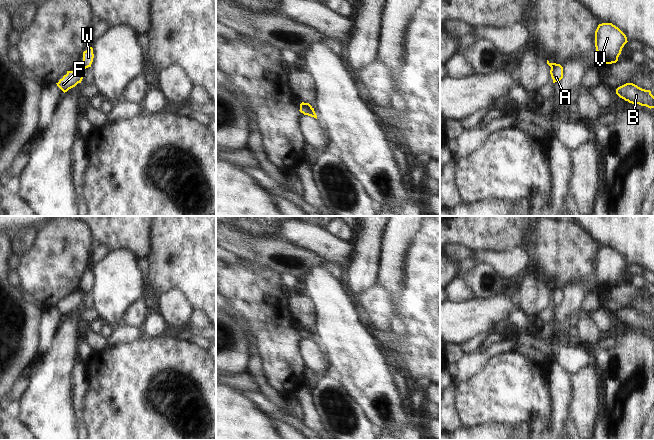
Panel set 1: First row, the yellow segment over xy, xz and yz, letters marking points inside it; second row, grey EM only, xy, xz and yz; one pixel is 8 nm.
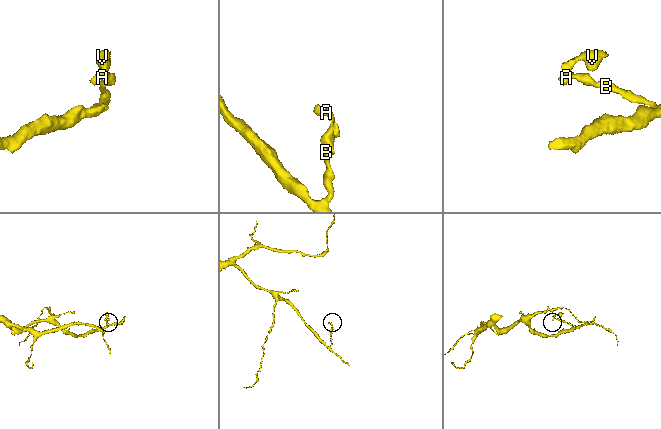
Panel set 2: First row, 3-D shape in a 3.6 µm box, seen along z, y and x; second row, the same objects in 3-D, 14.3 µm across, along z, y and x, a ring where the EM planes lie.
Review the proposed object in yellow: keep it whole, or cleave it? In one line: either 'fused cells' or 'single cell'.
fused cells

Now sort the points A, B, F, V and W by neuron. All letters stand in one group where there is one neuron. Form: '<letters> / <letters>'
A B F / V W

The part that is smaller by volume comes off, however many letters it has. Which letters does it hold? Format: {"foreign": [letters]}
{"foreign": ["V", "W"]}

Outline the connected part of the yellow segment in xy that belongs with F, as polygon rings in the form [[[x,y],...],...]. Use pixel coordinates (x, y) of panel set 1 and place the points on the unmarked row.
[[[78,290],[74,295],[67,295],[67,298],[56,308],[65,317],[69,313],[75,311],[78,307],[81,307],[83,298],[84,293]]]

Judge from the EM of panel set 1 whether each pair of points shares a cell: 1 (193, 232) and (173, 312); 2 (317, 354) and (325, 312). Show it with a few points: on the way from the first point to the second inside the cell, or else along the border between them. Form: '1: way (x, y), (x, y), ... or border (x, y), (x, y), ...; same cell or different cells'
1: border (159, 294), (171, 289), (178, 289), (193, 308); different cells
2: border (317, 342), (330, 366); different cells

